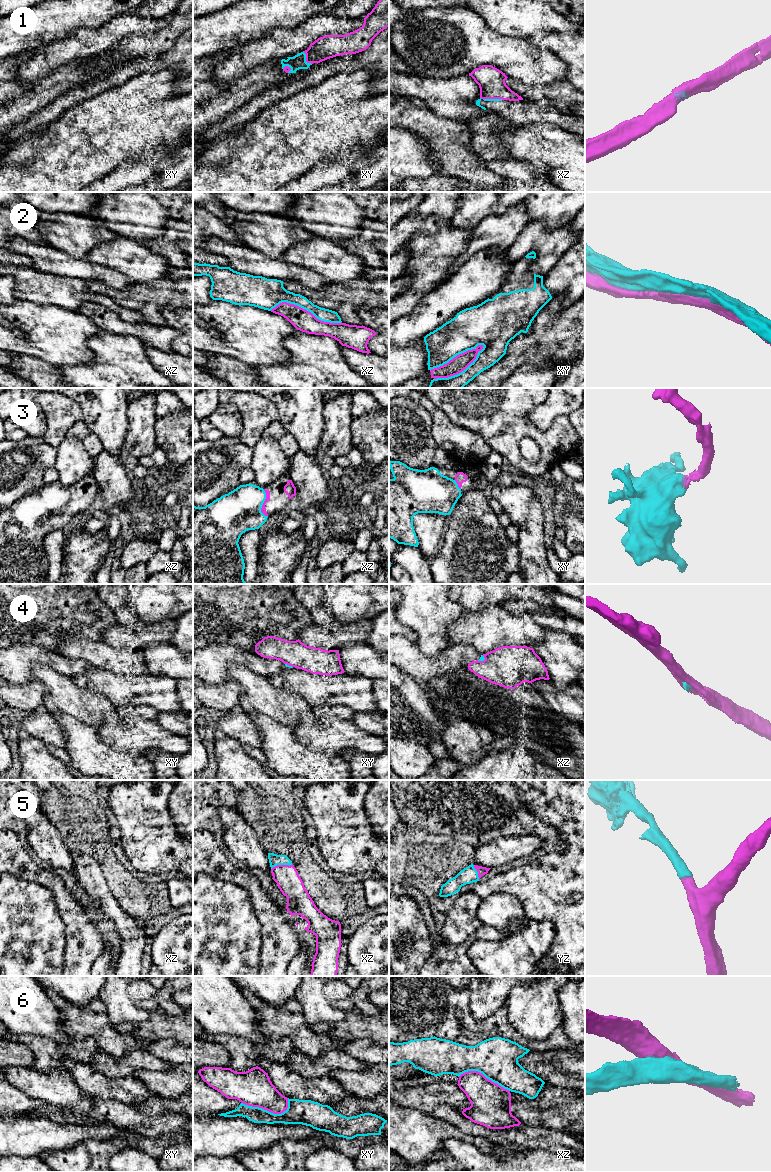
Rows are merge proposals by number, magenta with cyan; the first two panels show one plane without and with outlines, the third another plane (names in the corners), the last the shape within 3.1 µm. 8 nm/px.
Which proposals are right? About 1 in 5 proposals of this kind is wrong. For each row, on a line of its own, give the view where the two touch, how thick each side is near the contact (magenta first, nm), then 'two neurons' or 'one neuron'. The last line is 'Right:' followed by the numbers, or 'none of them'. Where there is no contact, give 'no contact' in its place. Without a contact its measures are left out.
1: contact in xy; calibres 190 and 120 nm; two neurons
2: contact in xy; calibres 130 and 240 nm; two neurons
3: contact in xz; calibres 50 and 340 nm; one neuron
4: contact in xz; calibres 340 and 40 nm; one neuron
5: contact in xz; calibres 190 and 90 nm; one neuron
6: contact in xy; calibres 280 and 160 nm; two neurons
Right: 3, 4, 5

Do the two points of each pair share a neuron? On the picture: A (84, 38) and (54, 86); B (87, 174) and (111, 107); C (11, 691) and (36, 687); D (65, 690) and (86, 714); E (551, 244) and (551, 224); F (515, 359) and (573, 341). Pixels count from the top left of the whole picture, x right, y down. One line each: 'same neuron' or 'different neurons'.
A: different neurons
B: same neuron
C: same neuron
D: same neuron
E: different neurons
F: same neuron

